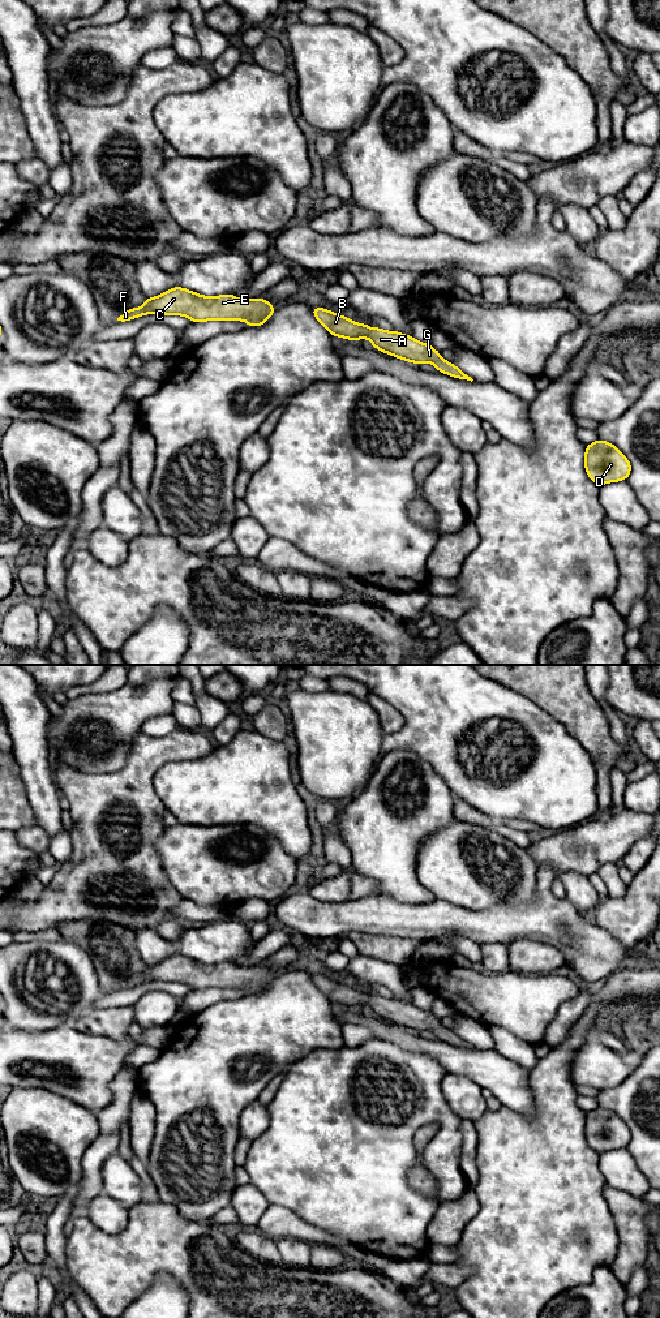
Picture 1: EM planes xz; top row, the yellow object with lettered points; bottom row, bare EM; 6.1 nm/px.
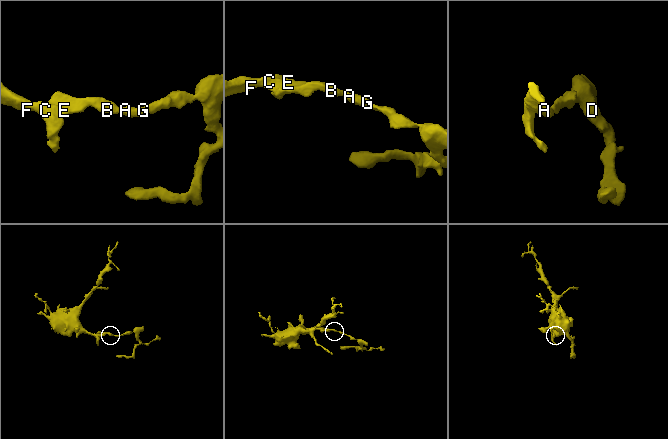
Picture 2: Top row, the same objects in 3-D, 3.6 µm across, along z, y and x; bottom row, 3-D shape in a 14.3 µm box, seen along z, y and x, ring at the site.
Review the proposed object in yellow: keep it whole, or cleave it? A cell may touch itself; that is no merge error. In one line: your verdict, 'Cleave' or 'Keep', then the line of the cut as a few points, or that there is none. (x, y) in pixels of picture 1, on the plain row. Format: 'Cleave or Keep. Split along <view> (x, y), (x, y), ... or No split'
Keep. No split

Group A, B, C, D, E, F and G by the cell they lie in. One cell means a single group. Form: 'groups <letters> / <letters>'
groups A B C D E F G

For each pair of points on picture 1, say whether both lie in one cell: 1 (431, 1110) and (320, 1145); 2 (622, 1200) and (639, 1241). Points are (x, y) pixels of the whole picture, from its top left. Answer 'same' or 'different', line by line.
1: same
2: same

